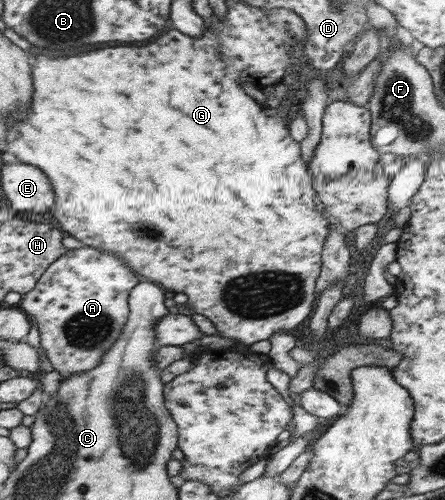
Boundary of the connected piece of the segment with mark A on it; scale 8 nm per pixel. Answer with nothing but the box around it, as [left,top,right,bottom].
[18,246,147,378]

